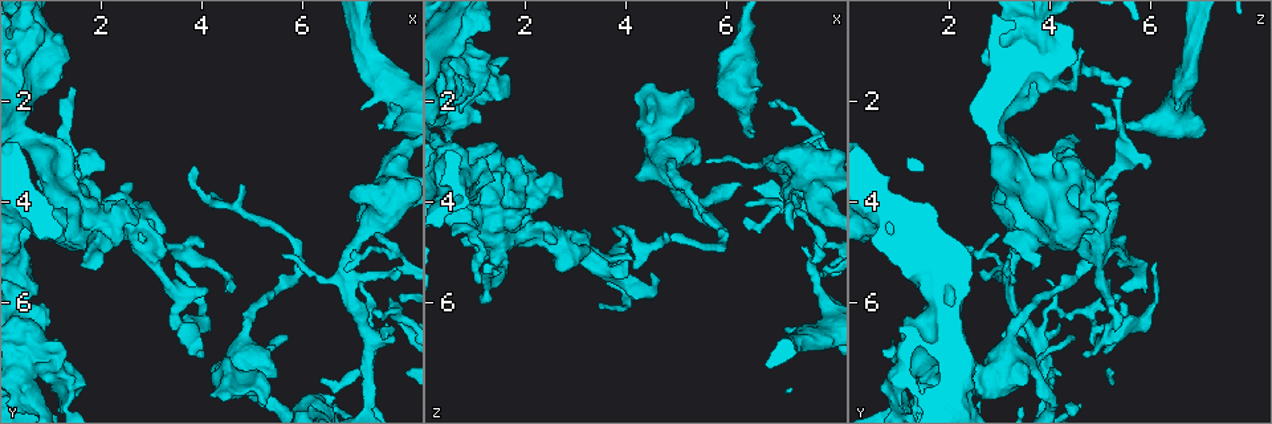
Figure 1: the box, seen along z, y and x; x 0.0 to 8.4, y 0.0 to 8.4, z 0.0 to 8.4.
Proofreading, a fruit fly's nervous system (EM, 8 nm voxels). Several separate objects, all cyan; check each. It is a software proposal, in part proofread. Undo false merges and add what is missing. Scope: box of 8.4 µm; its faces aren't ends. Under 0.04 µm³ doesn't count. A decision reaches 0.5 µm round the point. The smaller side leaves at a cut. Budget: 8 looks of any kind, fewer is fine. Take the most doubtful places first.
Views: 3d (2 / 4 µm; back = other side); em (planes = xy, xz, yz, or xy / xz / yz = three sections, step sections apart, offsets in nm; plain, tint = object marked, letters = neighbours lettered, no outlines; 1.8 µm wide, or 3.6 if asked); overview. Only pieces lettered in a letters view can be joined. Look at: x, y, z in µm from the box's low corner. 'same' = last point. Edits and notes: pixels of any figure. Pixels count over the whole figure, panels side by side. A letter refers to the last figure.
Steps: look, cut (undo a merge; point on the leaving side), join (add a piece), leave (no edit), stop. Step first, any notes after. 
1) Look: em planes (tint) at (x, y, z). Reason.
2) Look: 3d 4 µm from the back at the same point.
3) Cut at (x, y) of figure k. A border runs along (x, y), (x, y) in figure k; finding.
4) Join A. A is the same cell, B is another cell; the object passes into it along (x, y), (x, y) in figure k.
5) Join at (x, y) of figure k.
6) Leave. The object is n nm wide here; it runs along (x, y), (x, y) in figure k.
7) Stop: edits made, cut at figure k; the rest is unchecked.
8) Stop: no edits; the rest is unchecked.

Look: em xz step 4 (letters) at (3.05, 4.95, 4.90). Branch point.

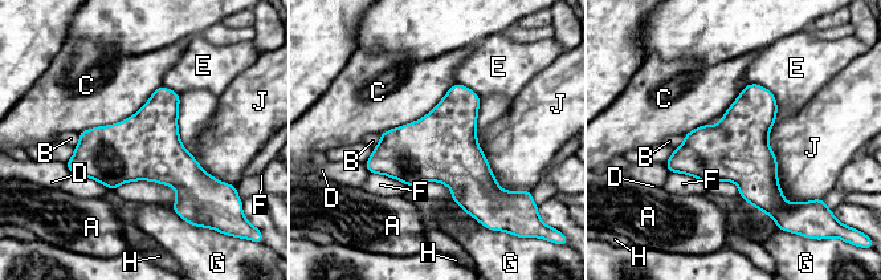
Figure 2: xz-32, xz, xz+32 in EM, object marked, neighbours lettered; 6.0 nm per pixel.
Leave. The longest contact is with C, 600 nm; A, B, C, D, E, F, G, H and J are other cells; a border runs along (745, 85), (765, 86), (778, 106) in figure 2; continuous, no second cell.

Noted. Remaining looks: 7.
Look: 3d 4 µm from the back at (7.70, 2.05, 4.80). An open end.

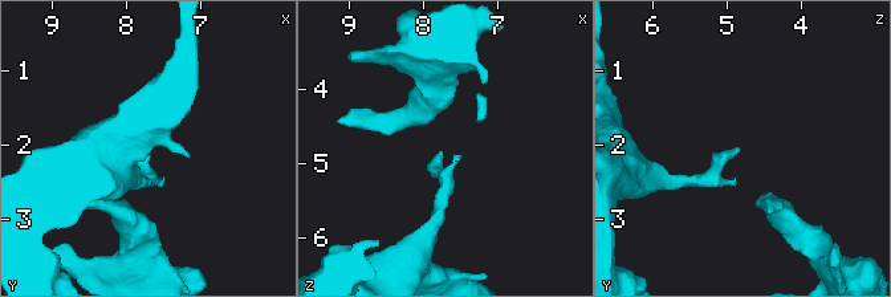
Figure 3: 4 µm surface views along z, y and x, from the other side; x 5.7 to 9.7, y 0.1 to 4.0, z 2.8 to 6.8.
Look: em planes (letters) at (7.75, 2.05, 4.85).

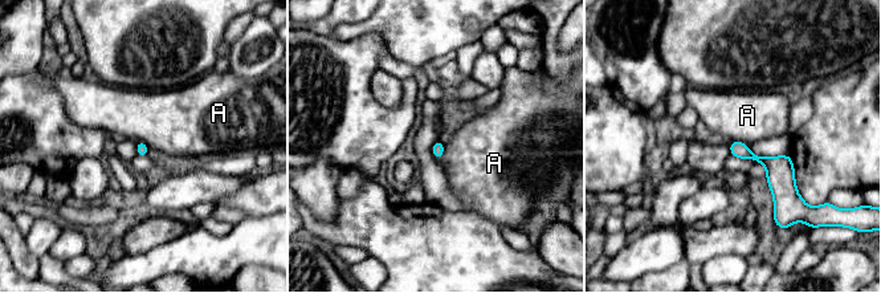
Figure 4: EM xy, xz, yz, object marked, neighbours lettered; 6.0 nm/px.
Leave. The longest contact is with A, 120 nm; A is another cell; it runs along (733, 145), (765, 161), (794, 195) in figure 4; no lettered piece goes on from it.

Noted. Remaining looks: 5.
Look: 3d 4 µm at (1.10, 3.40, 3.45). Thick turns thin.

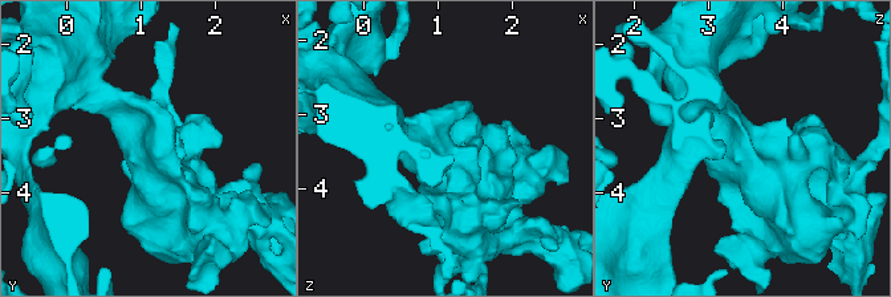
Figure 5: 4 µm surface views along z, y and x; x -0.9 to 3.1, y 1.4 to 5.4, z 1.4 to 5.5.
Look: em planes (letters) at (1.00, 3.45, 3.40).

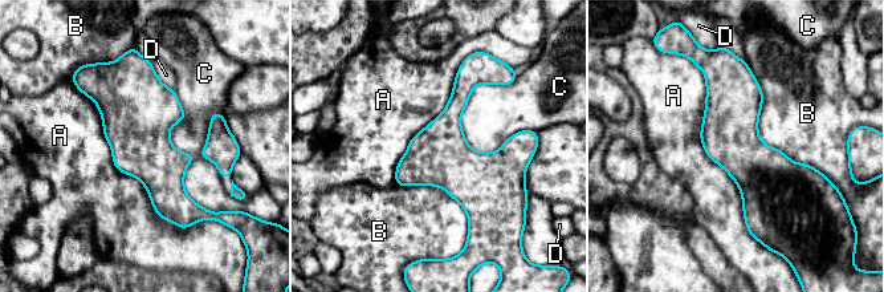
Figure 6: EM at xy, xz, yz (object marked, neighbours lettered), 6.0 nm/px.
Leave. A, B, C and D are other cells; a border runs along (74, 85), (113, 165), (194, 224) in figure 6; all the same cell.

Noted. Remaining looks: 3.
Stop: no edits; the rest is unchecked.

